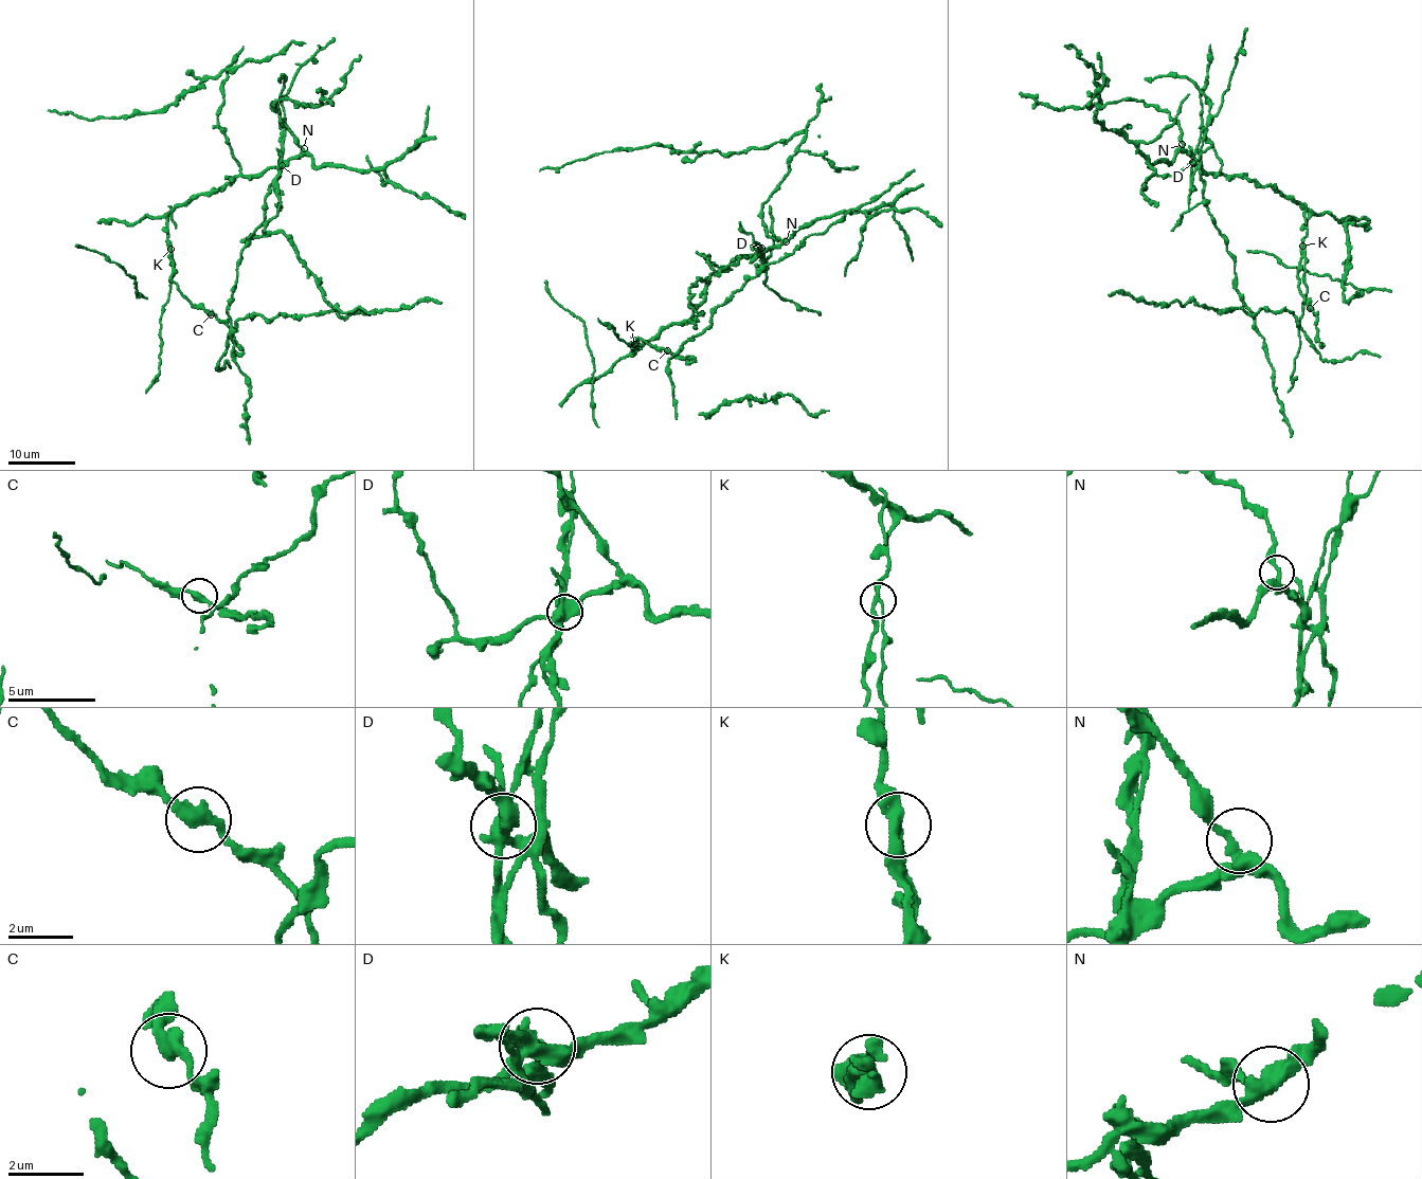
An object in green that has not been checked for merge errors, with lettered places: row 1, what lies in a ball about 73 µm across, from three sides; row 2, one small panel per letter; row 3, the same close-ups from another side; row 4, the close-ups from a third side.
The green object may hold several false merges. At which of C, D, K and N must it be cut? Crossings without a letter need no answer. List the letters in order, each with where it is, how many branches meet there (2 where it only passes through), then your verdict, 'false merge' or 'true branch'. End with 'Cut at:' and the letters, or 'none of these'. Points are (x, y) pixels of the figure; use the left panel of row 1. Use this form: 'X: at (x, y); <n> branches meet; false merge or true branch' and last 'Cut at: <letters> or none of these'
C: at (211, 314); 2 branches meet; true branch
D: at (282, 165); 4 branches meet; false merge
K: at (170, 249); 2 branches meet; false merge
N: at (304, 148); 4 branches meet; true branch
Cut at: D, K

